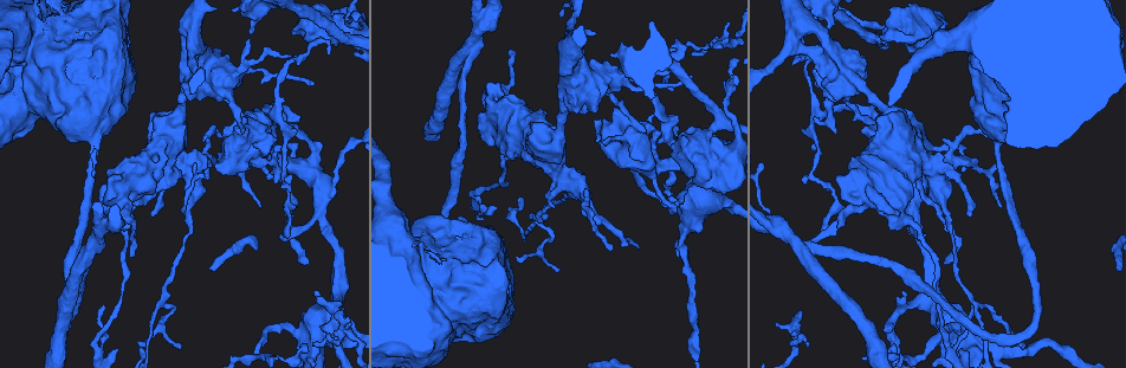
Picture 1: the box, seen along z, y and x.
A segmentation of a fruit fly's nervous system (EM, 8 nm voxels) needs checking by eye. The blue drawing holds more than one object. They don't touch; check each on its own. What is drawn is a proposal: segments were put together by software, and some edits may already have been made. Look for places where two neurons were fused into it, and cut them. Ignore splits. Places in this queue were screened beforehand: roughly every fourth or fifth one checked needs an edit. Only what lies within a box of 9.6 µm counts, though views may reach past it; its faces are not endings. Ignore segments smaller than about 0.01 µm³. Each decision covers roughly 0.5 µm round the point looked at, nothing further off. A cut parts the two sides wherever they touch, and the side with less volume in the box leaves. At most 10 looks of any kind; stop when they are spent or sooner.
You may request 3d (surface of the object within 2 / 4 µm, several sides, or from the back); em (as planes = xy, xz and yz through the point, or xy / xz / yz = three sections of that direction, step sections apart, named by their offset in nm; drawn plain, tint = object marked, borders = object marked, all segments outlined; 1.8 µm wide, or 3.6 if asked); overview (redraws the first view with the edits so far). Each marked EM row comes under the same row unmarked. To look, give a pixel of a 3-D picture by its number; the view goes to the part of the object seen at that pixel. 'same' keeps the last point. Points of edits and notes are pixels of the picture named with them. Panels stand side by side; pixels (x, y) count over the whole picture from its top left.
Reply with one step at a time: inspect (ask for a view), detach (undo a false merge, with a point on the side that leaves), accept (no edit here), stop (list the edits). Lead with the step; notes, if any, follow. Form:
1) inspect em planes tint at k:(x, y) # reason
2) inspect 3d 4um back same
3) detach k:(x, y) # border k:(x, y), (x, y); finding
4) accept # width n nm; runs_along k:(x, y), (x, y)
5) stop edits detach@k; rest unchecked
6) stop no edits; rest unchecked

inspect em 3.6um planes tint at 1:(492, 274) # sudden change in width

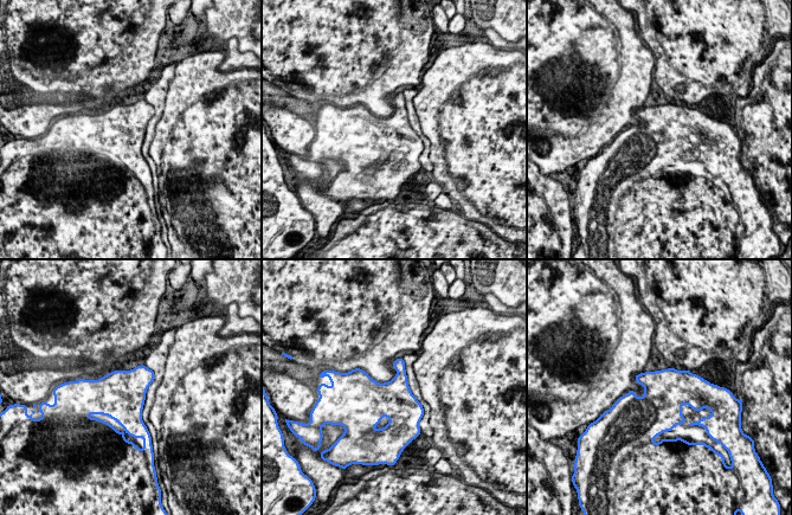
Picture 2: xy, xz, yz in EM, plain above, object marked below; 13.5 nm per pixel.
accept # width 600 nm; all the same neuron

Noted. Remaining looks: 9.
inspect 3d 4um back at 1:(879, 183)

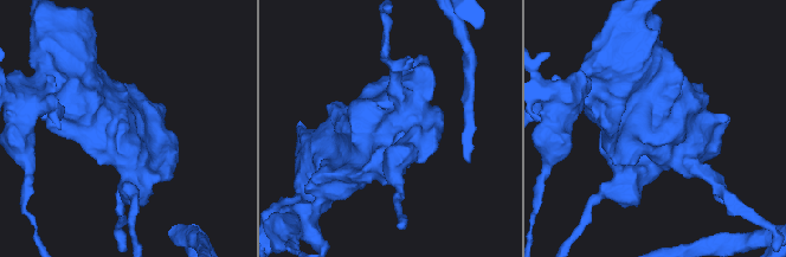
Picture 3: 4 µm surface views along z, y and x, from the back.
inspect em 3.6um yz step 4 tint at 3:(393, 122)

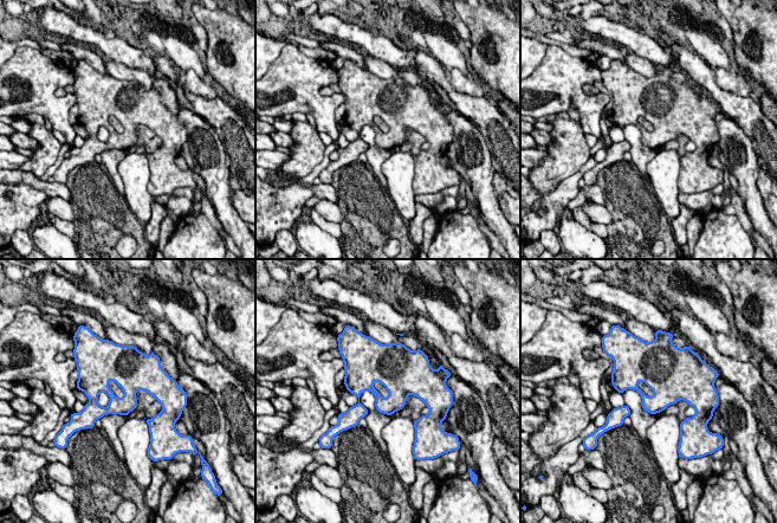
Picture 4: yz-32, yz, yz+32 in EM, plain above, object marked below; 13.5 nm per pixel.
accept # width 280 nm; all the same neuron

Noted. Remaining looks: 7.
inspect 3d 2um back at 1:(465, 52) # three-way junction

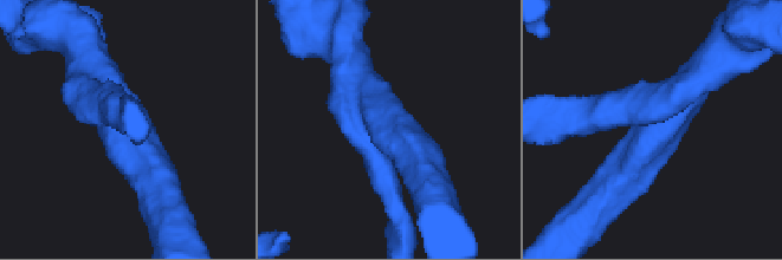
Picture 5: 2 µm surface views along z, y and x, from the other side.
inspect em planes tint at 5:(651, 117)

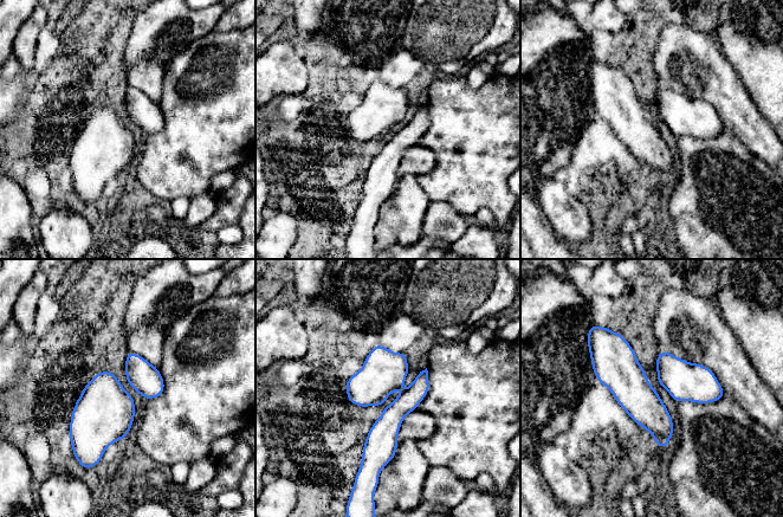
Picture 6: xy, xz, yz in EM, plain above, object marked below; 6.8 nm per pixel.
accept # one neuron here

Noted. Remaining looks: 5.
inspect em xy step 16 tint at 1:(795, 330) # a fork

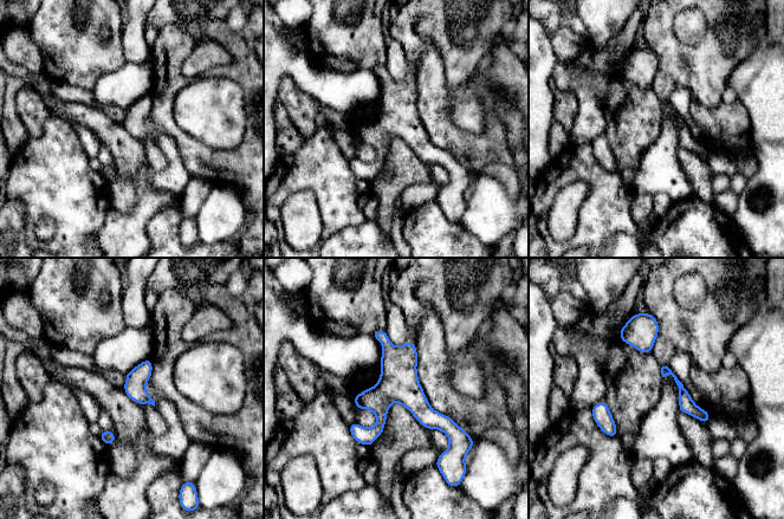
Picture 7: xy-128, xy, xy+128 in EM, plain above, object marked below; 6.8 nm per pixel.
accept # runs_along 7:(376, 335), (399, 382), (451, 435); continuous, no second neuron

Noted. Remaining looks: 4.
inspect 3d 4um back at 1:(331, 309) # a fork

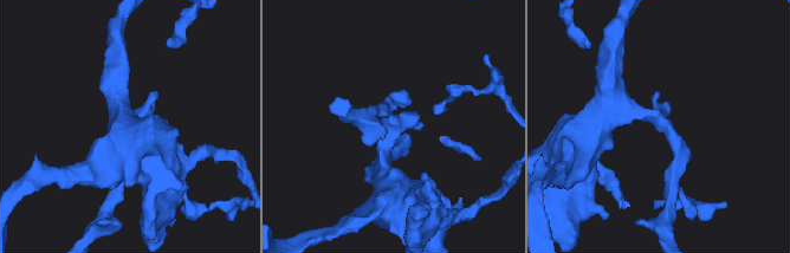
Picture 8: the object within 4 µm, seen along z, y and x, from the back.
inspect em planes tint at 8:(657, 117)

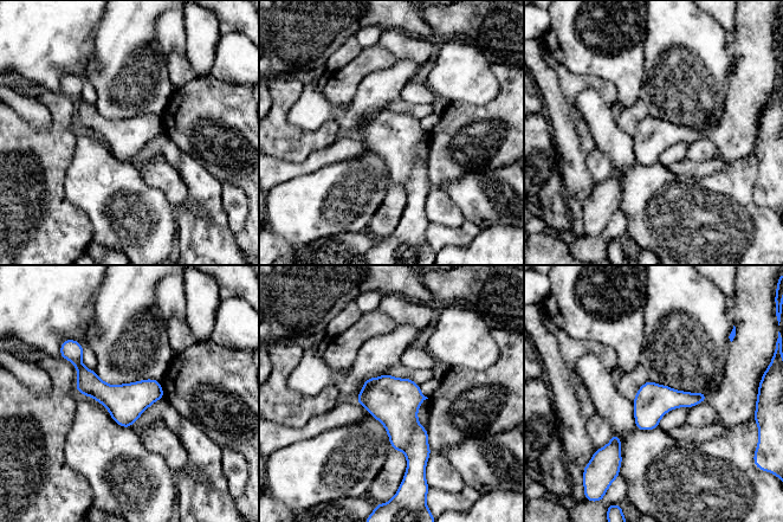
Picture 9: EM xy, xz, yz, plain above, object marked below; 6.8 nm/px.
accept # width 240 nm; one neuron here

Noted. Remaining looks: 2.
stop no edits; rest unchecked

